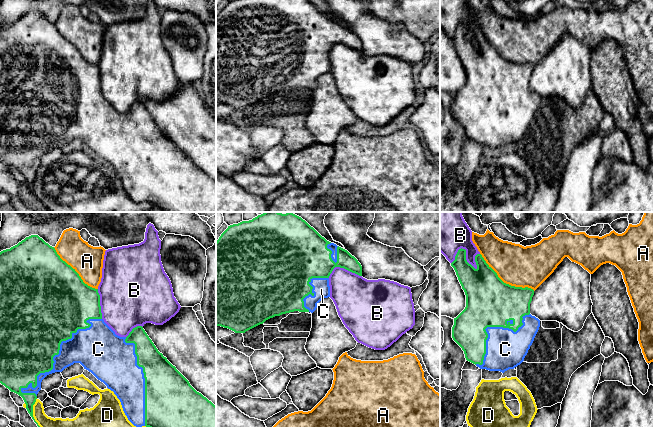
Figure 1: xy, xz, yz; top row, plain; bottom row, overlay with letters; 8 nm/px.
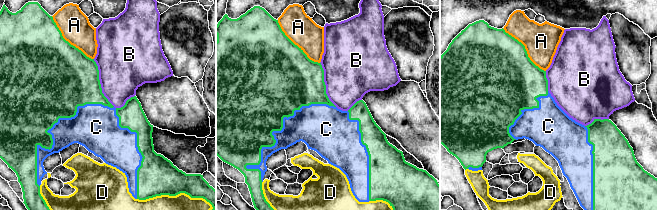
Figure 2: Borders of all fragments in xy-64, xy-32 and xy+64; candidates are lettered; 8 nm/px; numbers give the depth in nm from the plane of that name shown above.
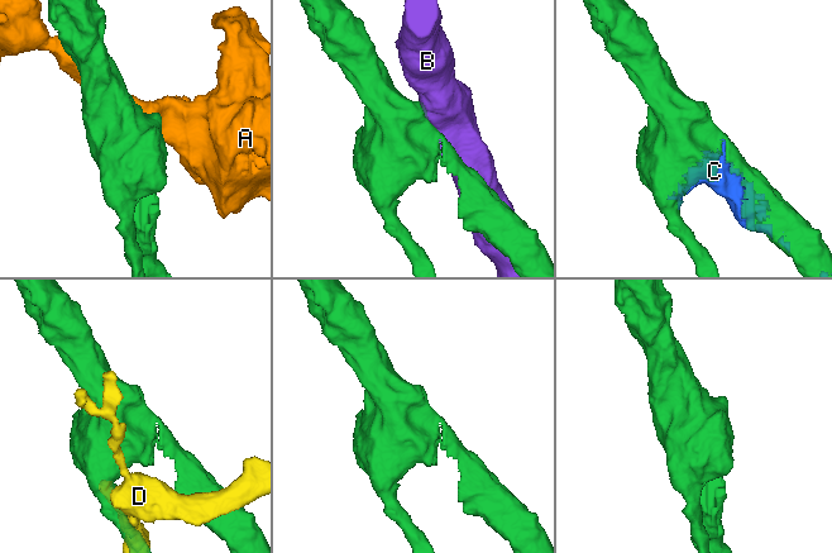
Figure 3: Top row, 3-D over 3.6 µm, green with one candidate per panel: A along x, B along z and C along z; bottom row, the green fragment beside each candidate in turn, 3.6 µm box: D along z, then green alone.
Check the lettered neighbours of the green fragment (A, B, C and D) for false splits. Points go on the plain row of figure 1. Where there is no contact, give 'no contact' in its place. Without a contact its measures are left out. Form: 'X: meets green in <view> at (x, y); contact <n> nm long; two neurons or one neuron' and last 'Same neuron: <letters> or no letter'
A: meets green in yz at (505, 59); contact 550 nm long; two neurons
B: meets green in yz at (465, 33); contact 240 nm long; two neurons
C: meets green in xy at (58, 128); contact 900 nm long; one neuron
D: meets green in xy at (33, 193); contact 320 nm long; two neurons
Same neuron: C

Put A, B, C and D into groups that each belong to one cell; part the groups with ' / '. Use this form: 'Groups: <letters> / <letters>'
Groups: A / B / C / D

